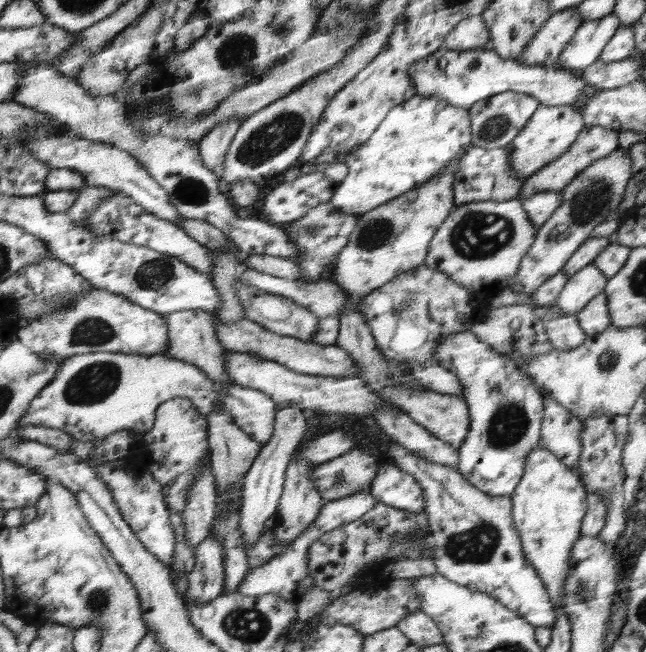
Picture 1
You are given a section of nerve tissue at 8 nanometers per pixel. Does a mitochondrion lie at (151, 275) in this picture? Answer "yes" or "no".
yes

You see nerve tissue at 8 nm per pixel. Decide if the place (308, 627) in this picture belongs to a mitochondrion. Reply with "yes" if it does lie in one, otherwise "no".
no

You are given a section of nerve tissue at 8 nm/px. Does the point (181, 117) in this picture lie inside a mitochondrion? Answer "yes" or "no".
no

